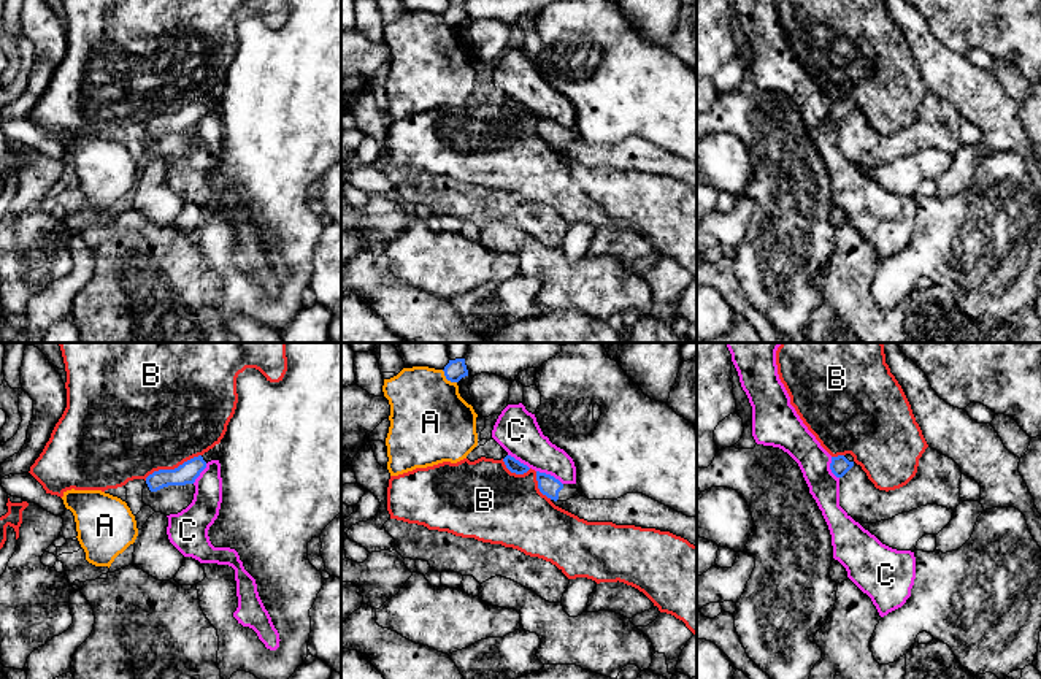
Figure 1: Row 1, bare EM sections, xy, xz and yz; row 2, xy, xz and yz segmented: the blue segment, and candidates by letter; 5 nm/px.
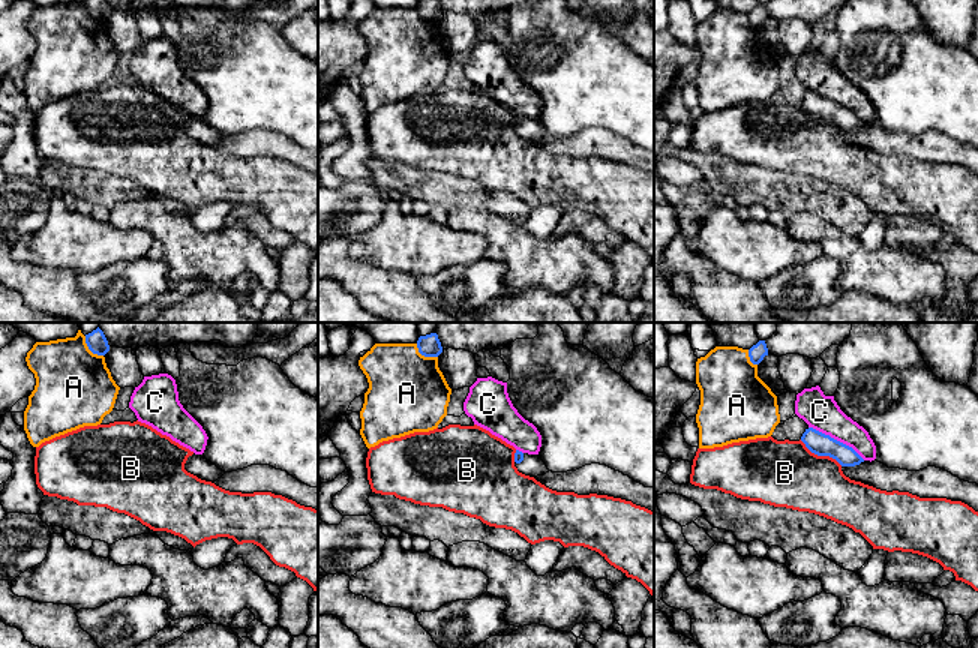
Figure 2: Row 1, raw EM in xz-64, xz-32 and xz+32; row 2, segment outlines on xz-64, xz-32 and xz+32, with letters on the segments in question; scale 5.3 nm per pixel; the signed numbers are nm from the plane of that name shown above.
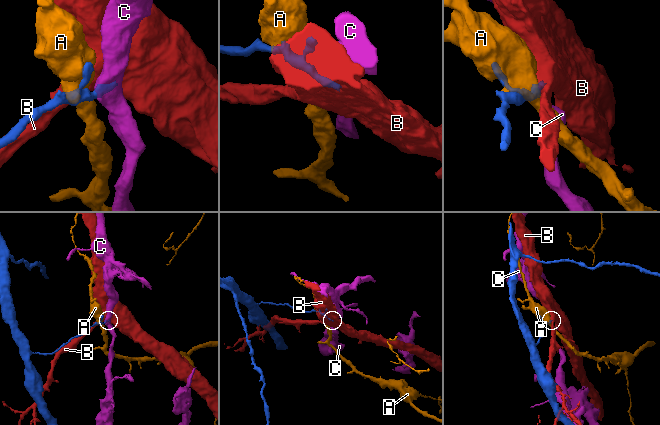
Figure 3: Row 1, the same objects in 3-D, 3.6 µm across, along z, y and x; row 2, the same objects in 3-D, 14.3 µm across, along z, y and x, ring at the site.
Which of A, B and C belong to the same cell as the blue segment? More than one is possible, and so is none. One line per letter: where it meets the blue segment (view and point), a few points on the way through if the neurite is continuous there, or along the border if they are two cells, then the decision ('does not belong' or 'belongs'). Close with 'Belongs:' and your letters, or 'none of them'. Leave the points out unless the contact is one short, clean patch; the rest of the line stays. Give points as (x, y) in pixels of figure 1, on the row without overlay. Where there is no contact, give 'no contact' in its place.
A: xz (448, 24) | does not belong
B: xy (172, 115) | along xy (200, 99), (173, 113), (154, 115), (145, 124) | does not belong
C: xz (549, 119) | does not belong
Belongs: none of them

